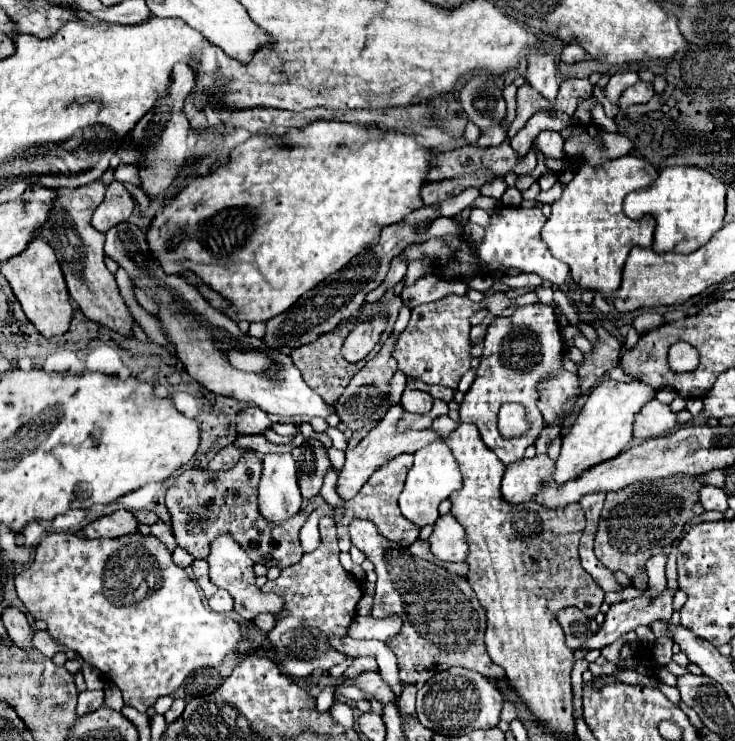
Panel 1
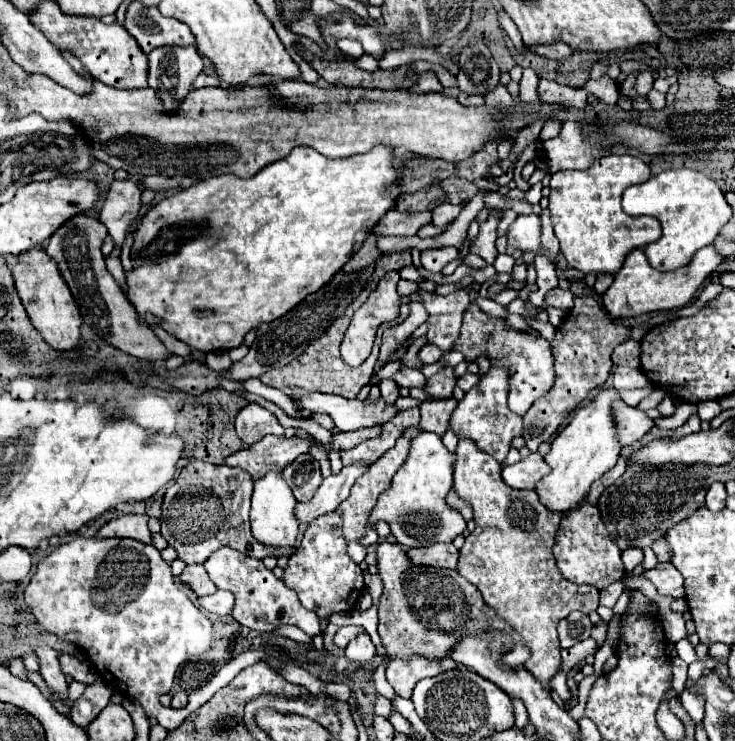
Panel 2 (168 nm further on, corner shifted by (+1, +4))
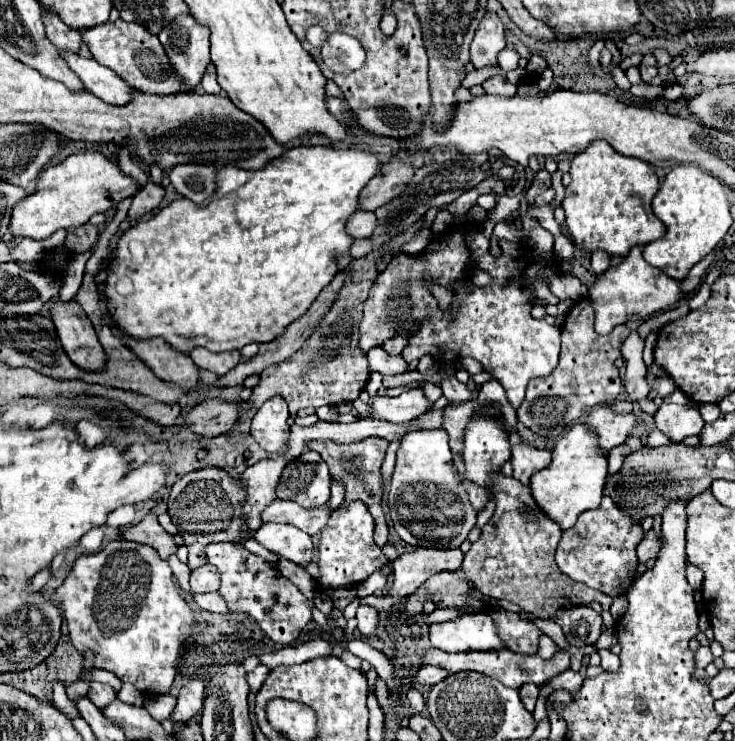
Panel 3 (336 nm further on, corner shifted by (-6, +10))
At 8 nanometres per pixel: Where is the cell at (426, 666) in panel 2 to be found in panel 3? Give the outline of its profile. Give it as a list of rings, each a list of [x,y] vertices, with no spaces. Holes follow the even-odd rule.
[[[428,648],[426,654],[420,656],[420,664],[422,666],[438,666],[438,668],[444,668],[452,674],[460,672],[460,670],[474,670],[474,672],[482,672],[486,676],[492,676],[492,678],[500,680],[508,688],[520,688],[526,682],[542,686],[544,682],[552,680],[554,676],[566,672],[570,668],[570,652],[560,648],[550,660],[544,660],[536,654],[522,658],[522,656],[518,656],[510,650],[506,650],[506,652],[460,652],[460,654],[450,654],[450,652],[444,652],[440,648]]]

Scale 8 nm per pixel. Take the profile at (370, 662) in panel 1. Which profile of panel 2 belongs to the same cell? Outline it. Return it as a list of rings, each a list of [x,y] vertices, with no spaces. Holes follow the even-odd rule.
[[[361,632],[351,640],[345,648],[345,656],[353,662],[369,662],[375,656],[375,644],[371,642],[367,632]]]

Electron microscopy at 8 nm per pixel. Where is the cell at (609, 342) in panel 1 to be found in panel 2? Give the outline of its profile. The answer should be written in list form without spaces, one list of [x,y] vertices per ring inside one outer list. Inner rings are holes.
[[[575,298],[575,306],[565,314],[563,322],[557,326],[553,338],[553,360],[555,360],[555,386],[539,398],[523,414],[523,438],[525,446],[531,452],[537,452],[541,442],[549,442],[567,416],[589,396],[593,388],[599,388],[607,382],[611,370],[611,352],[615,346],[625,342],[629,328],[613,324],[593,298]]]

